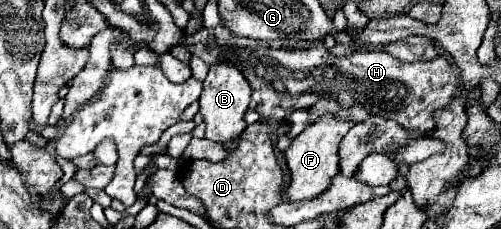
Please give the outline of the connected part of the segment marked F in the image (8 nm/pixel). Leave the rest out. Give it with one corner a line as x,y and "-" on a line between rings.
322,114
304,132
294,138
290,148
286,150
286,164
292,174
292,182
286,190
288,200
304,200
314,198
330,186
330,178
338,174
338,144
342,142
344,134
354,126
352,120
338,120
336,114

